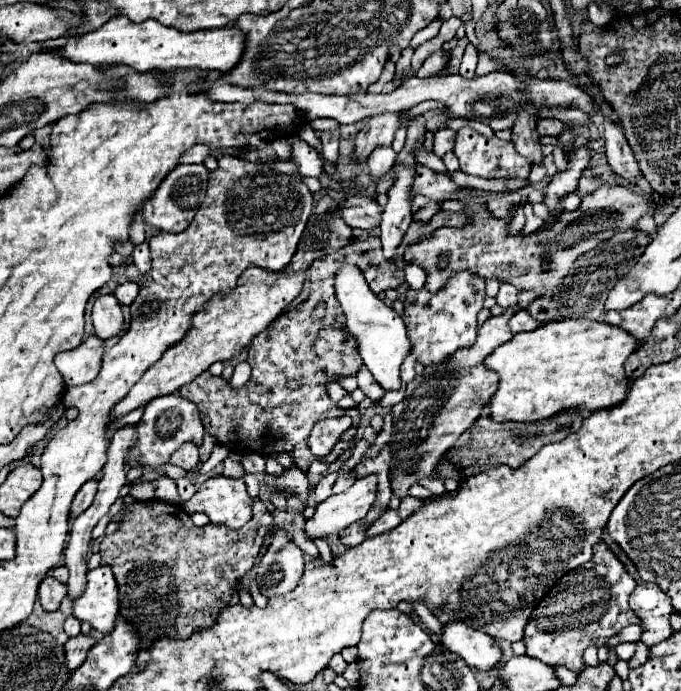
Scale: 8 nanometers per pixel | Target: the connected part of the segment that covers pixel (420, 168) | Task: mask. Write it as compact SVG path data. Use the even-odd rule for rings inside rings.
M417 165L417 179L413 183L413 193L427 195L429 199L441 203L441 201L449 199L449 193L455 193L459 189L461 187L457 187L447 175L435 173L425 165Z

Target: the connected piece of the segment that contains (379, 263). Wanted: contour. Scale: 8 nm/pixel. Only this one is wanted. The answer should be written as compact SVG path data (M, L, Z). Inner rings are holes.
M367 237L365 241L353 239L335 253L313 261L309 269L317 269L317 273L313 273L317 275L317 279L311 281L311 293L307 301L281 313L265 331L261 331L261 335L257 335L257 339L253 339L253 343L247 347L247 363L251 365L253 373L239 391L233 391L223 377L213 377L211 373L201 373L191 383L179 389L185 399L197 405L205 429L215 435L217 441L229 451L241 455L247 451L257 451L261 455L287 451L295 459L297 467L301 467L303 471L307 471L311 461L315 461L315 455L307 445L307 437L319 419L327 419L327 405L331 405L331 399L323 397L325 393L319 395L319 389L323 391L323 385L327 381L333 381L341 375L353 375L353 371L357 371L357 367L361 365L357 345L351 345L343 353L337 353L337 359L323 359L315 353L319 331L327 325L337 327L337 315L343 317L333 291L333 275L337 273L337 267L345 263L345 259L349 259L349 263L357 265L363 271L373 293L381 293L389 287L395 289L405 281L403 257L397 255L393 259L385 259L381 253L379 237ZM319 301L327 303L327 315L321 323L313 323L311 309Z

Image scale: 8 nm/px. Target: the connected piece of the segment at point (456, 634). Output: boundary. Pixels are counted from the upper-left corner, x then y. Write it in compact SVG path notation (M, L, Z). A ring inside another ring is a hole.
M451 619L441 625L439 639L449 651L461 655L469 667L485 671L497 667L503 661L501 649L497 647L495 639L479 629L469 627L461 619Z

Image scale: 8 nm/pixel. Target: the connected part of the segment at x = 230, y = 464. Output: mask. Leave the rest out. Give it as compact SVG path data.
M225 459L223 461L223 475L225 477L243 477L245 473L243 473L243 467L239 465L239 463L235 463L233 459Z

